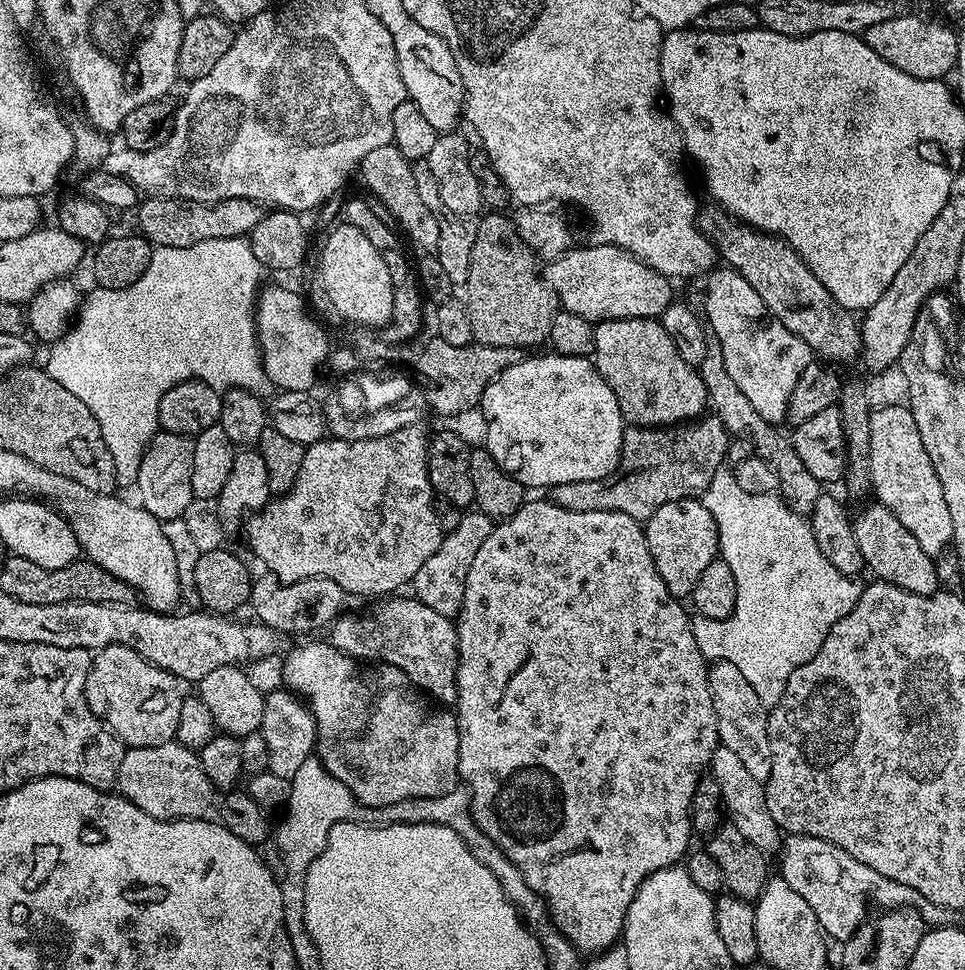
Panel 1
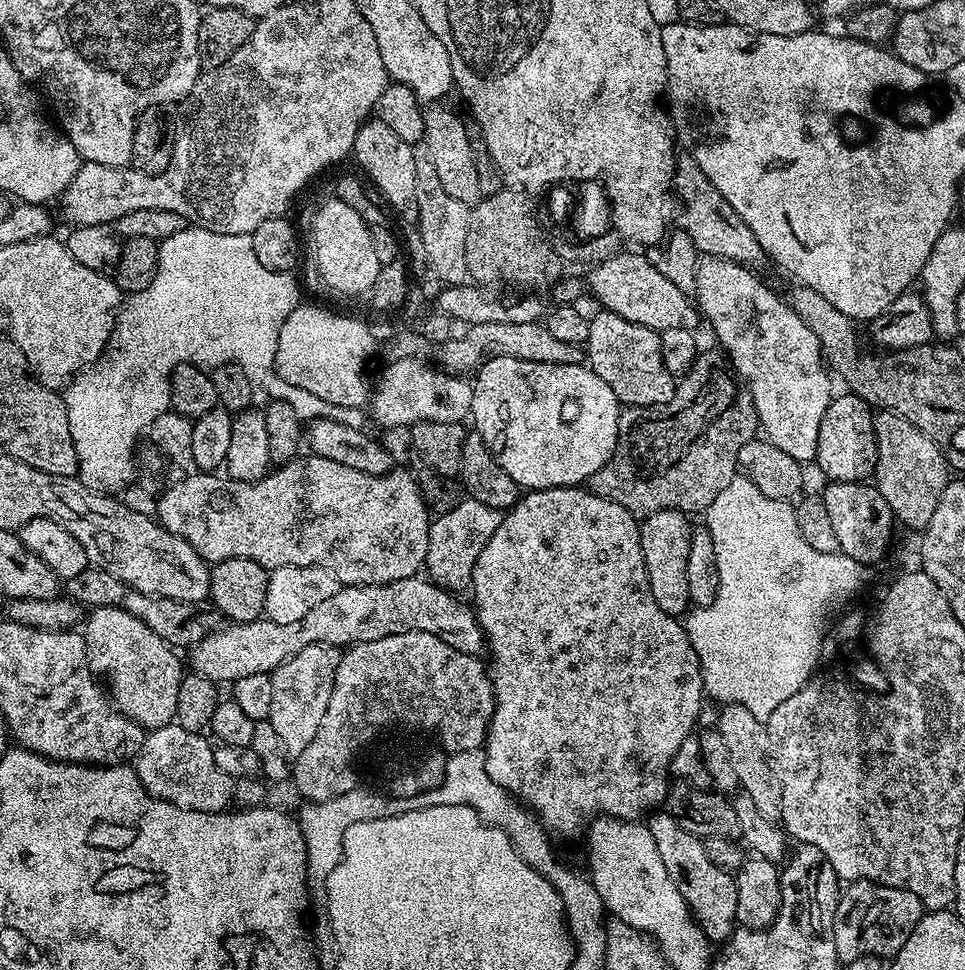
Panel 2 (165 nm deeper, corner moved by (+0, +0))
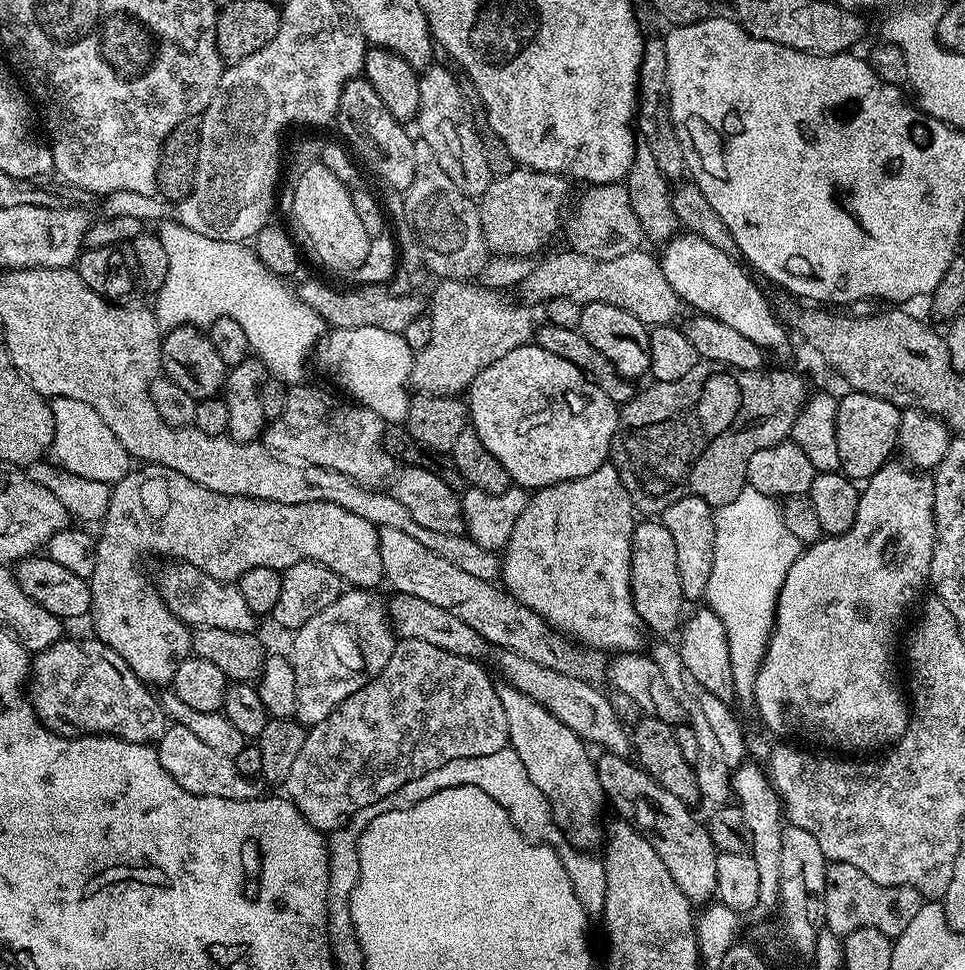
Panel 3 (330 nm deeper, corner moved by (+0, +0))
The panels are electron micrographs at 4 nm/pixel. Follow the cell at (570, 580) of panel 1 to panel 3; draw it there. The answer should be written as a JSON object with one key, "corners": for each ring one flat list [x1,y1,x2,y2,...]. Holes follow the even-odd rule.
{"corners":[[611,462,598,466,586,478,537,488,529,495,526,510,518,514,514,534,510,534,507,546,502,549,503,587,522,606,534,610,557,632,581,646,608,654,639,653,646,629,636,613,630,586,630,550,637,523,630,494]]}

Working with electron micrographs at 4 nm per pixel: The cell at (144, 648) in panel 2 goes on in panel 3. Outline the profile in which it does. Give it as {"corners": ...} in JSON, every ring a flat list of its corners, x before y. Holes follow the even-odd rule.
{"corners":[[144,466,141,472,136,472,136,470,130,470,126,475,116,483,111,485,112,496,109,499,109,509,106,510,106,514,102,519,102,526,104,529,101,532,98,532,98,539,96,541,96,553,94,554,94,574,89,580,87,580,88,585,90,586,90,594,92,595,92,611,90,613,90,621,92,620,92,628,94,631,95,639,102,641,106,646,110,646,110,650,114,650,122,658,122,662,126,662,126,666,130,666,130,670,134,670,134,674,138,677,139,680,144,681,145,684,149,686,157,686,156,684,164,684,160,686,171,685,174,674,178,670,178,666,184,660,187,660,190,653,192,652,192,632,190,631,189,625,183,624,182,621,176,617,173,612,162,602,162,598,158,593,156,593,156,585,151,579,148,580,139,572,136,567,140,564,140,556,148,556,153,552,156,556,168,556,164,558,171,558,176,562,183,562,186,564,192,564,198,570,202,570,206,574,210,574,214,578,223,580,225,582,236,582,239,581,242,574,246,574,246,570,254,570,255,568,274,568,277,570,283,570,294,566,294,562,302,562,303,560,313,560,314,562,322,562,330,570,334,570,334,574,338,574,341,580,344,581,345,585,351,586,352,588,363,588,365,590,375,589,377,586,376,583,381,583,384,580,384,571,382,570,382,554,380,553,380,534,376,525,366,522,366,518,358,518,358,514,350,514,350,510,342,510,342,506,334,506,334,502,298,502,297,504,283,504,282,502,266,502,265,500,251,500,245,496,227,496,226,494,218,494,214,490,206,490,206,486,198,486,198,482,190,482,190,478,186,478,186,474,178,474,178,470,169,470,169,468,161,468,159,466]]}

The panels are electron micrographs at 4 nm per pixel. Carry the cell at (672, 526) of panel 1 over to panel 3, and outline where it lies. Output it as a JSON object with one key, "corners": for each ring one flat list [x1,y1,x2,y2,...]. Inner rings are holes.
{"corners":[[644,518,636,525,630,550,630,586,632,601,636,607,636,613,640,616,640,623,649,633,672,631,675,633,681,627,680,611,686,607,686,601,682,594,682,585,678,583,678,549,674,546,674,538,670,530,666,530,666,526,659,519]]}

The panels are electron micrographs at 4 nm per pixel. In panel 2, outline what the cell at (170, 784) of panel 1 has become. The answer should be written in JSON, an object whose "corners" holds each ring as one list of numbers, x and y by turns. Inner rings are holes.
{"corners":[[178,723,167,724,161,728,151,729,145,735,142,742,142,750,137,754,134,767,142,786,154,798,162,802,170,802,182,810,194,810,195,812,222,812,233,803,232,785,234,781,230,774,226,774,219,768,218,762,214,762,212,753,213,745,208,744,207,735,186,730]]}

